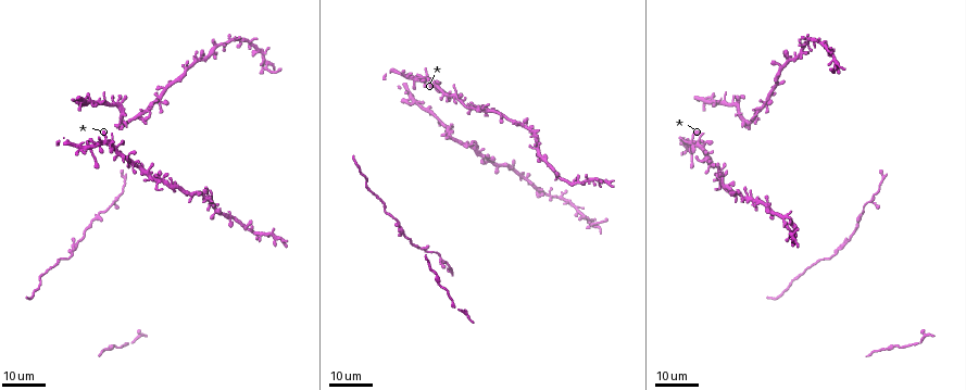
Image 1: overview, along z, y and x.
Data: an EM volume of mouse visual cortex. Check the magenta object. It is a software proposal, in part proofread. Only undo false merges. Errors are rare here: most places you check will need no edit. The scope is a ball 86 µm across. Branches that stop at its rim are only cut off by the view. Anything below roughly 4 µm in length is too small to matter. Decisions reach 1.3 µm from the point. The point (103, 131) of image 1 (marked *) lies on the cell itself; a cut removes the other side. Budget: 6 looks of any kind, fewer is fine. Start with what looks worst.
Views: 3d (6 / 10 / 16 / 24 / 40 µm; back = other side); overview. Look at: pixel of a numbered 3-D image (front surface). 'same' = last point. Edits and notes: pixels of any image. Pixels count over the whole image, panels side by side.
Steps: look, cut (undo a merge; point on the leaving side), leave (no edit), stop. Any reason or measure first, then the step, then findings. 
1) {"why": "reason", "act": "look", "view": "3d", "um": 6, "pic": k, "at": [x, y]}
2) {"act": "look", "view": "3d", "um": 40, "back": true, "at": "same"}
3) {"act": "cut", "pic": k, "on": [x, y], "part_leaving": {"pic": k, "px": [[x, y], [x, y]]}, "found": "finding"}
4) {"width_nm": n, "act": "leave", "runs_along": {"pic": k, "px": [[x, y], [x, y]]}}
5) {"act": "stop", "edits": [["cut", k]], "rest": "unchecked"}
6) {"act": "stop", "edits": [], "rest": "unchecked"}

{"why": "thin arm on a thick one", "act": "look", "view": "3d", "um": 24, "pic": 1, "at": [92, 149]}

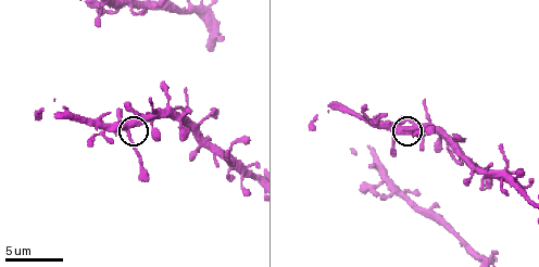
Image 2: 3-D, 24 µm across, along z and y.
{"act": "look", "view": "3d", "um": 6, "pic": 2, "at": [129, 135]}

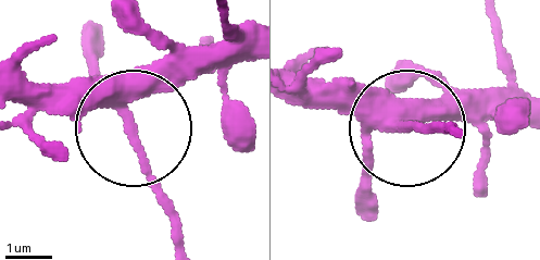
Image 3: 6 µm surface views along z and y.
{"arms": 3, "act": "leave", "found": "all the same cell"}

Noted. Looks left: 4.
{"why": "two arms in line, one across", "act": "look", "view": "3d", "um": 24, "pic": 1, "at": [159, 102]}

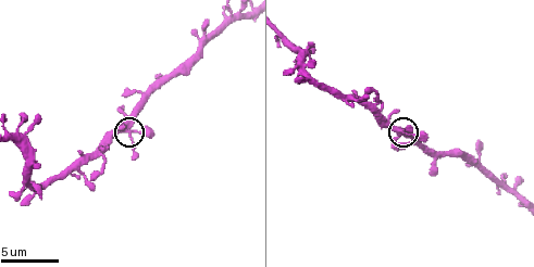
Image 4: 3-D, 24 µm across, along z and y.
{"act": "look", "view": "3d", "um": 6, "pic": 4, "at": [131, 134]}

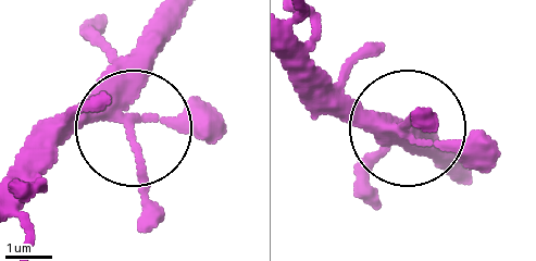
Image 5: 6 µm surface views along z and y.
{"width_nm": 230, "act": "leave", "found": "all the same cell"}

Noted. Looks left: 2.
{"why": "four arms meet", "act": "look", "view": "3d", "um": 16, "pic": 1, "at": [266, 67]}

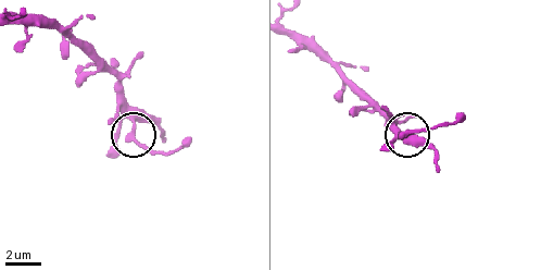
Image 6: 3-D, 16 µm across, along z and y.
{"why": "closer look", "act": "look", "view": "3d", "um": 6, "pic": 6, "at": [407, 133]}

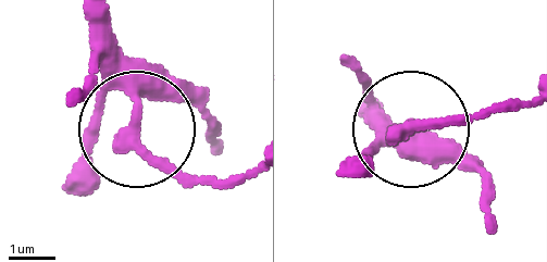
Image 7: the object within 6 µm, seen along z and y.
{"arms": 4, "act": "leave", "runs_along": {"pic": 7, "px": [[106, 21], [152, 149], [219, 181]]}, "found": "all the same cell"}

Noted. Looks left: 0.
{"act": "stop", "edits": [], "rest": "unchecked"}

